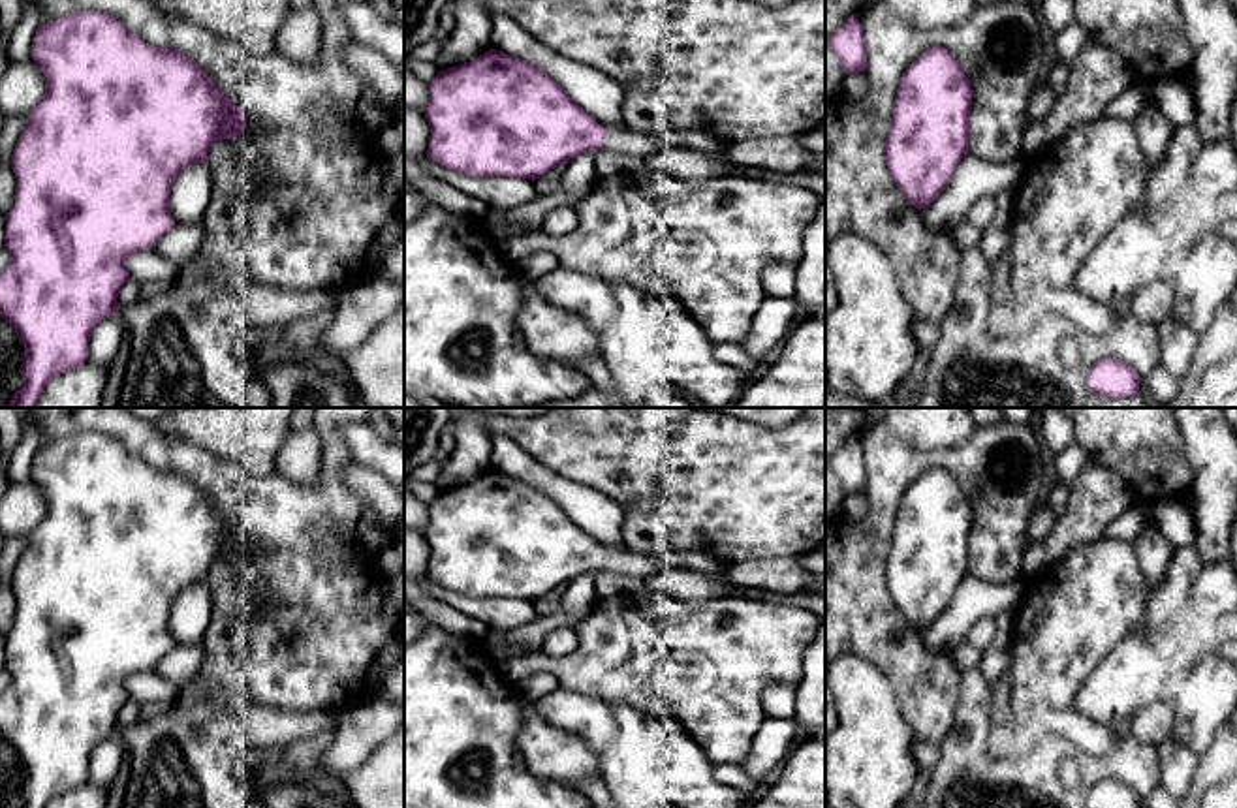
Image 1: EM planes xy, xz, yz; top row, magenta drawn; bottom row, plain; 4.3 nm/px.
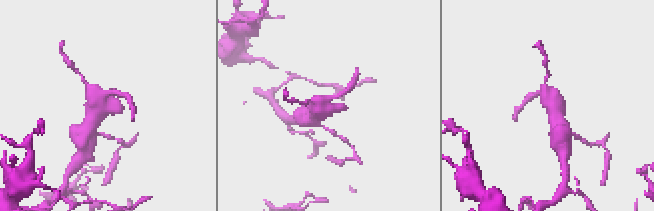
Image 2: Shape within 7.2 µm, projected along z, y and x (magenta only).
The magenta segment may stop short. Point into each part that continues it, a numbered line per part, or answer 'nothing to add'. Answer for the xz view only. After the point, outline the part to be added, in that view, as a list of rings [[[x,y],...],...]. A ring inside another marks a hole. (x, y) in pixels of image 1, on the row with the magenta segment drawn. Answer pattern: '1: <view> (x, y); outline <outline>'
1: xz (619, 139); outline [[[607,128],[602,148],[647,160],[665,148],[665,139],[664,135],[647,135],[626,128]]]

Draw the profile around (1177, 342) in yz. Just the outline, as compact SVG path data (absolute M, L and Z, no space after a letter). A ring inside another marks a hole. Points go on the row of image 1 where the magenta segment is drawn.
M1171 314L1158 325L1158 340L1160 366L1182 380L1190 370L1199 334Z

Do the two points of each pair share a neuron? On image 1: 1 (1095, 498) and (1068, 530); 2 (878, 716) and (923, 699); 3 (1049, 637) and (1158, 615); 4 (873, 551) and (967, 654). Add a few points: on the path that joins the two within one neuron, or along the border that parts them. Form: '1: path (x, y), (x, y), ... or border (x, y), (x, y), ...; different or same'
1: path (1093, 506), (1076, 523); same
2: border (878, 669), (892, 684), (903, 718), (916, 739); different
3: border (1147, 589), (1147, 604), (1134, 628); different
4: border (954, 649), (954, 664), (961, 673); different

